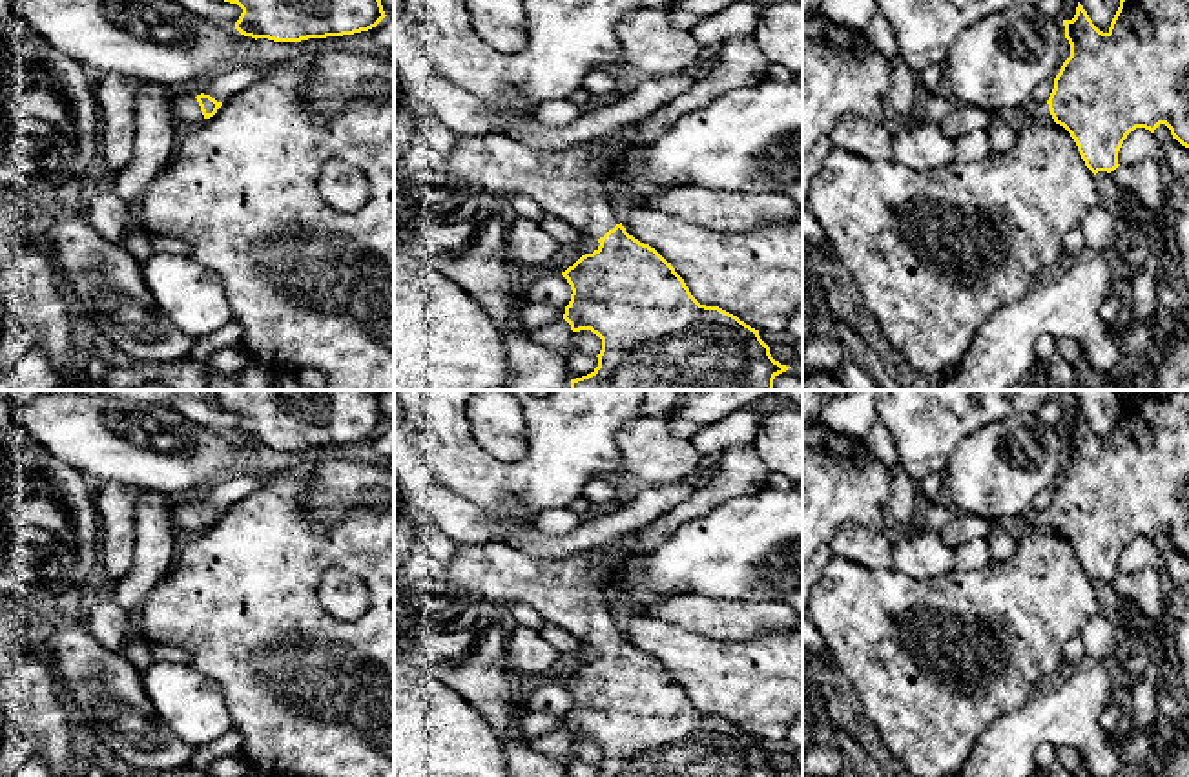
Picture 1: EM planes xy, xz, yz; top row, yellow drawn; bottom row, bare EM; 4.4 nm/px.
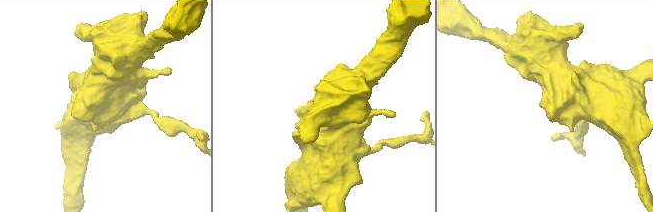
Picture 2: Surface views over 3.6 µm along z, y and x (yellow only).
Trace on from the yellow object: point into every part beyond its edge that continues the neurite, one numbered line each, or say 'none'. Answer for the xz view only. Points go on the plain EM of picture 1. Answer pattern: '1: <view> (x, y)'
1: xz (569, 593)

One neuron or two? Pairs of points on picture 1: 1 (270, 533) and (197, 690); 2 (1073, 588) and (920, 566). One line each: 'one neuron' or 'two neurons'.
1: two neurons
2: two neurons

